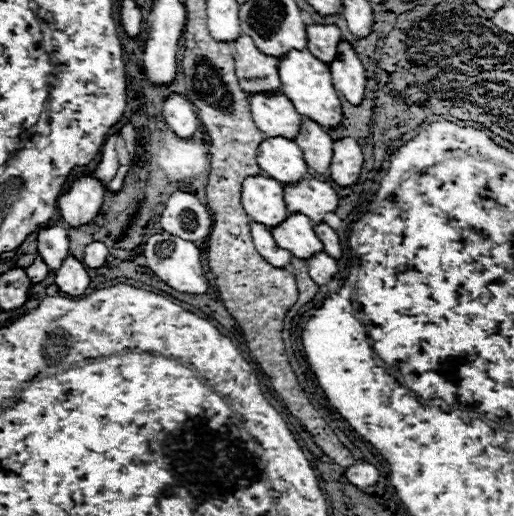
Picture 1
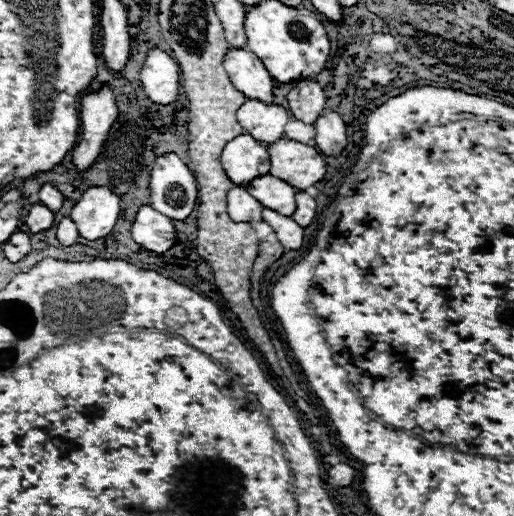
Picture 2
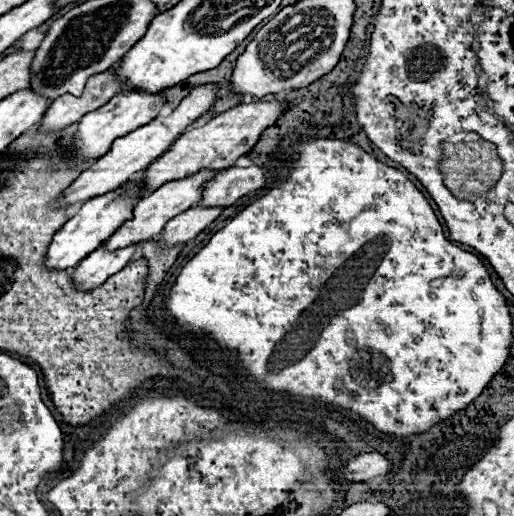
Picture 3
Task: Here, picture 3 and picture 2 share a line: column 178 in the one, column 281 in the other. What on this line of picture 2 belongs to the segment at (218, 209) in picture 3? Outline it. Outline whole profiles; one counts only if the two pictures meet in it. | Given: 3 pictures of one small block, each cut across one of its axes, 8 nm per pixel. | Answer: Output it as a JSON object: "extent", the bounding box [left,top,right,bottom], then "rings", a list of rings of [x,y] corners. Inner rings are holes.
{"extent":[262,208,304,250],"rings":[[[264,208],[262,210],[262,220],[268,222],[280,244],[286,248],[286,250],[296,250],[302,246],[302,238],[304,238],[304,230],[302,226],[298,226],[290,216],[282,216],[282,214],[276,214],[276,210],[268,210]]]}

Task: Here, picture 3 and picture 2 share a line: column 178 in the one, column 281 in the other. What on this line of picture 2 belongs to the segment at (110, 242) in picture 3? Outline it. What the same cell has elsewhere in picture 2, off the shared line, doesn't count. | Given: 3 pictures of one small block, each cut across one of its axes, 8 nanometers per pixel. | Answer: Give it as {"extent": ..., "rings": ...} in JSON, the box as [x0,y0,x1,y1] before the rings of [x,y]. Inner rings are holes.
{"extent":[248,174,296,216],"rings":[[[272,174],[254,178],[248,184],[248,192],[256,200],[260,200],[262,206],[268,206],[284,216],[292,216],[292,212],[296,210],[296,200],[294,200],[296,188],[280,178],[274,178]]]}

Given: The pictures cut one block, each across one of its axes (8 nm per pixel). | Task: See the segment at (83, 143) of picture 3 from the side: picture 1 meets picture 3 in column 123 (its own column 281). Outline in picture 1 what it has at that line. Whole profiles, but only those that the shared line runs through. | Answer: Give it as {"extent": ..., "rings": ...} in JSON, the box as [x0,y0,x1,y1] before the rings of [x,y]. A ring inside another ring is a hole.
{"extent":[250,94,302,138],"rings":[[[250,94],[252,102],[252,118],[256,118],[256,126],[264,132],[266,138],[276,138],[276,134],[284,134],[284,138],[296,138],[302,116],[296,112],[294,104],[282,94]]]}

